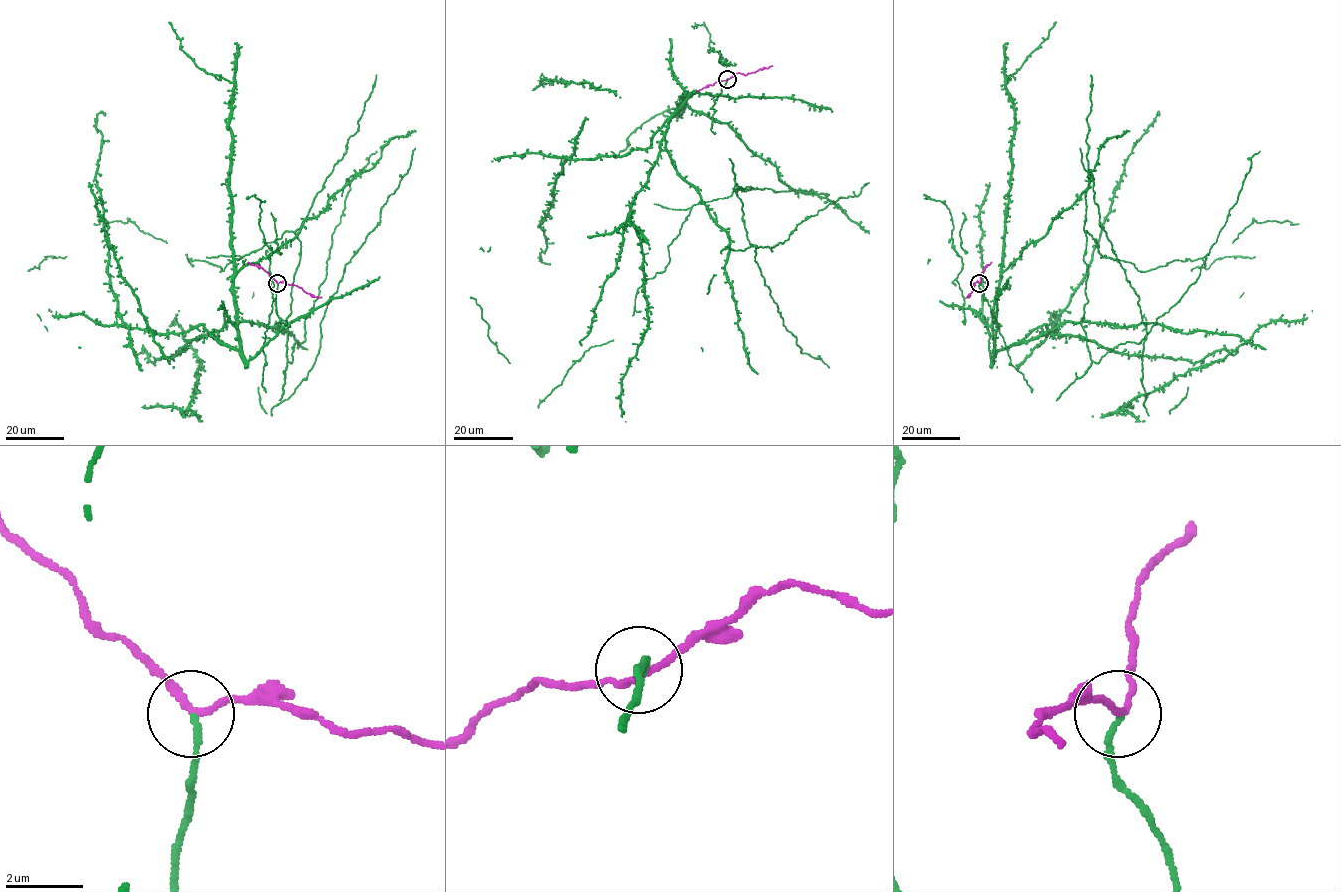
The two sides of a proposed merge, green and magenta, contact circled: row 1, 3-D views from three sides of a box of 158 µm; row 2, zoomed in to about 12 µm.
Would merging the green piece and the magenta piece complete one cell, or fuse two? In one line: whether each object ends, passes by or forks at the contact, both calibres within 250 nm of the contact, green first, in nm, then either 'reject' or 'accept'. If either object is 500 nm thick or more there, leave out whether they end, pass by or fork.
green ends there; magenta passes by; 160 nm thick on the green side, 160 nm on the other; reject

